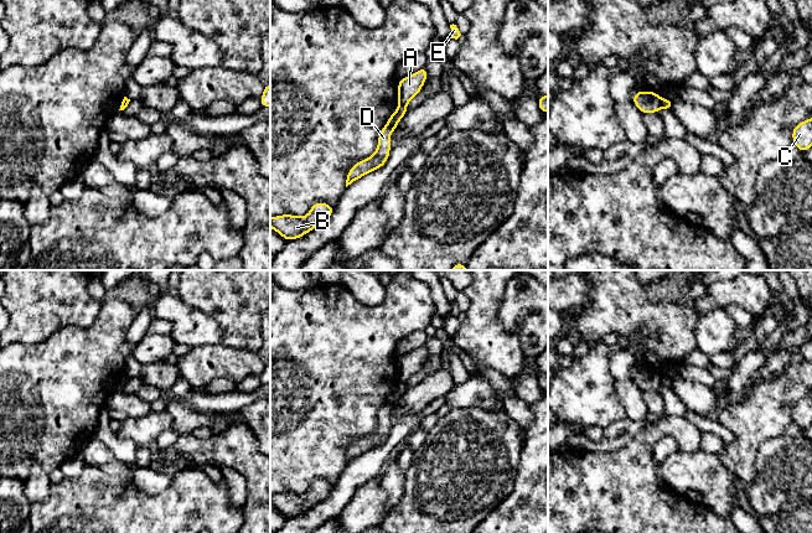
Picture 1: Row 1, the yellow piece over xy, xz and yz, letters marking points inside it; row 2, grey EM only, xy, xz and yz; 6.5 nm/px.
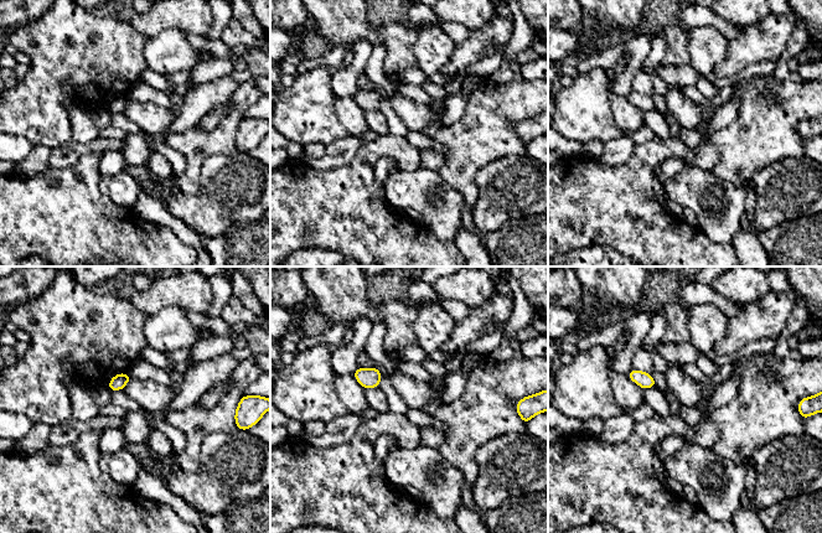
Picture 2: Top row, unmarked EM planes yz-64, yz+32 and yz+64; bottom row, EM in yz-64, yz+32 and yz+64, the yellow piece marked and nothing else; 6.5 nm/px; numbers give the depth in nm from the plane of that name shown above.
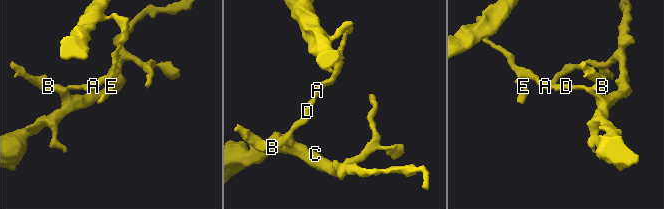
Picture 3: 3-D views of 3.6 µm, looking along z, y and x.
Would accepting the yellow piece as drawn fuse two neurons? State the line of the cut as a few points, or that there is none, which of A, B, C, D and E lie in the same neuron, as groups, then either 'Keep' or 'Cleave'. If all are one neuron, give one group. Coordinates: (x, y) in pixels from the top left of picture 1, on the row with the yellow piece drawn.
Split along yz (660, 99), (661, 105). Groups: A E / B C D. Cleave

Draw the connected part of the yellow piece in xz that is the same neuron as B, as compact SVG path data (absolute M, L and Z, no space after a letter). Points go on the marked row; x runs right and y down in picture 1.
M316 202L312 205L310 212L304 216L283 214L270 218L270 227L278 232L284 239L294 240L300 238L325 223L333 212L332 206Z

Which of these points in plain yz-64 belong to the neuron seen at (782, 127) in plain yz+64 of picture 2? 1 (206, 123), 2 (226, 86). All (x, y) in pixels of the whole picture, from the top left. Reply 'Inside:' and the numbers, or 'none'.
Inside: none

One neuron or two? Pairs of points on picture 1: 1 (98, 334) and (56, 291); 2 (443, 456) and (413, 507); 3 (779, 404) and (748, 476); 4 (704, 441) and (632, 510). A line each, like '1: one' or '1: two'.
1: two
2: one
3: one
4: two

